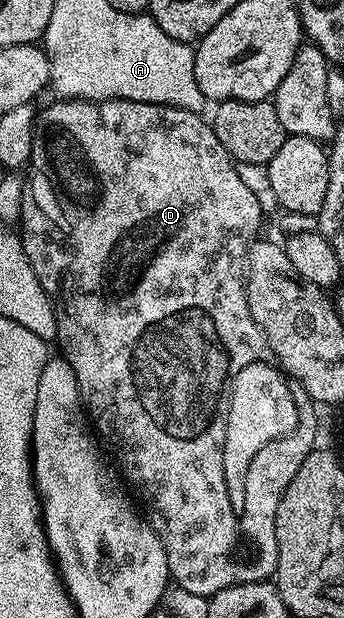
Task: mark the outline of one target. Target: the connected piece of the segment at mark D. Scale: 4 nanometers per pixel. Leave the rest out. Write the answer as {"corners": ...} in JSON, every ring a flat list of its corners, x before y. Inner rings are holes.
{"corners":[[106,99,104,101,52,100,45,110,36,115,34,133,32,135,32,156,30,159,30,204,32,214,25,213,22,218,24,231,19,231,20,245,30,260,30,268,34,268,34,276,42,284,42,288,56,307,56,336,60,342,59,353,74,368,76,383,80,389,80,401,86,407,89,419,96,421,95,433,105,438,112,445,116,458,120,461,120,470,124,473,123,481,132,485,131,493,140,497,144,505,143,513,152,531,158,536,162,548,166,552,168,573,171,581,179,589,190,592,199,598,211,599,222,588,230,588,234,584,250,584,266,582,275,575,278,568,278,540,276,539,276,517,278,504,290,484,298,468,302,468,302,460,317,449,316,433,320,430,320,422,316,419,317,403,312,401,310,392,302,388,302,384,289,381,290,395,297,405,297,426,287,437,274,439,262,447,261,451,250,462,246,472,244,510,248,514,248,538,256,545,256,558,249,562,236,559,236,534,232,531,234,511,231,506,230,492,227,491,223,476,223,444,226,434,226,388,232,378,238,375,248,364,273,361,272,349,260,325,250,316,248,304,248,283,246,281,246,263,248,248,257,241,260,230,262,211,258,204,258,196,246,188,242,176,236,171,237,163,222,148,218,136,207,121,194,111,186,111,182,107,160,105,158,103,131,102,128,99]]}

